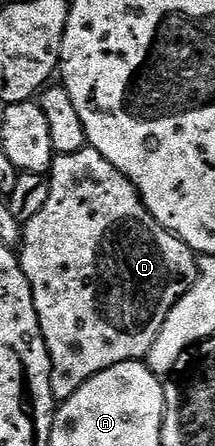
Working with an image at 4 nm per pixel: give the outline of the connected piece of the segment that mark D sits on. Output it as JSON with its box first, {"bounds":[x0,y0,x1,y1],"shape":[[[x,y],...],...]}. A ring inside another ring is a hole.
{"bounds":[17,147,199,403],"shape":[[[88,147],[73,155],[56,156],[51,163],[49,180],[51,183],[49,203],[45,203],[44,210],[23,225],[23,240],[18,246],[17,256],[19,266],[25,271],[25,279],[29,279],[41,335],[45,339],[47,350],[51,356],[53,395],[56,402],[62,403],[68,401],[86,381],[93,379],[93,375],[97,375],[117,363],[146,358],[147,352],[151,350],[161,331],[161,327],[165,327],[165,319],[169,315],[169,311],[173,311],[173,307],[191,289],[192,283],[197,279],[199,262],[196,254],[192,253],[191,248],[180,237],[174,237],[168,229],[161,227],[161,223],[157,223],[157,219],[153,219],[153,215],[149,215],[145,203],[139,197],[138,191],[135,190],[135,184],[125,175],[121,175],[121,171],[117,171],[117,167],[113,167],[113,163],[109,163],[95,149]]]}

